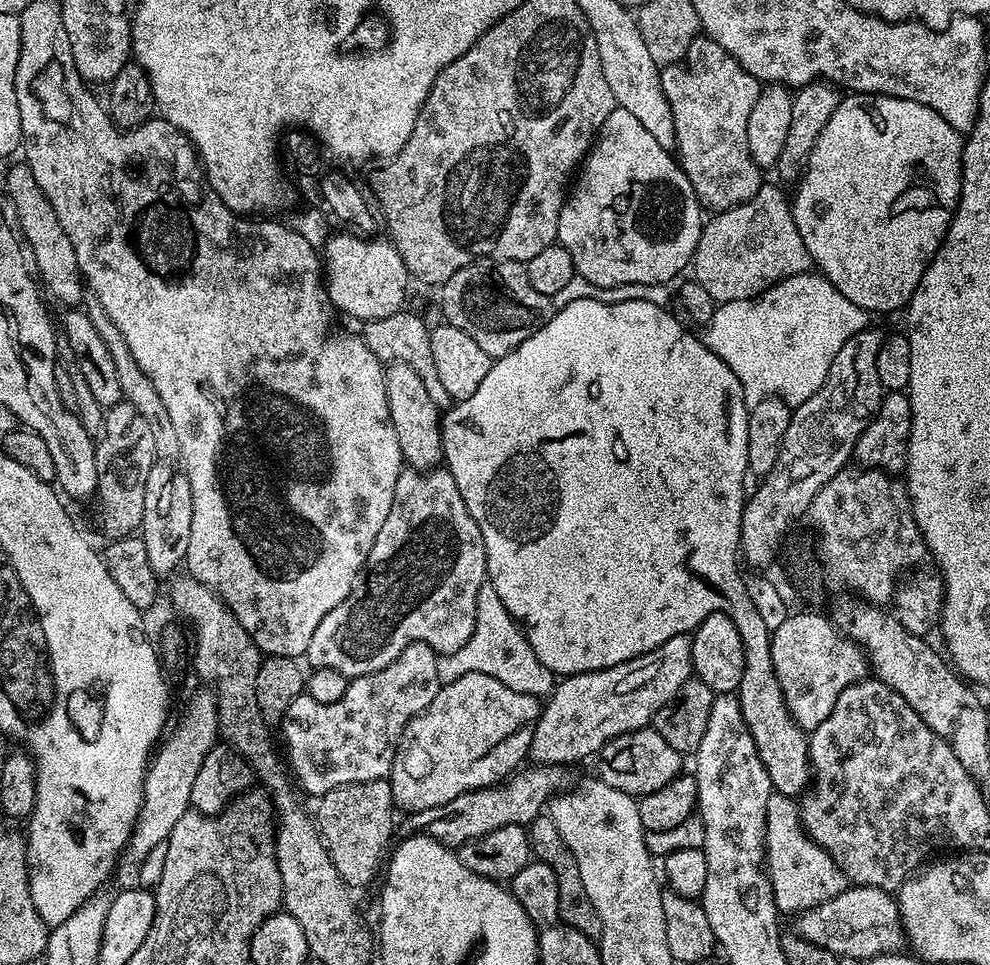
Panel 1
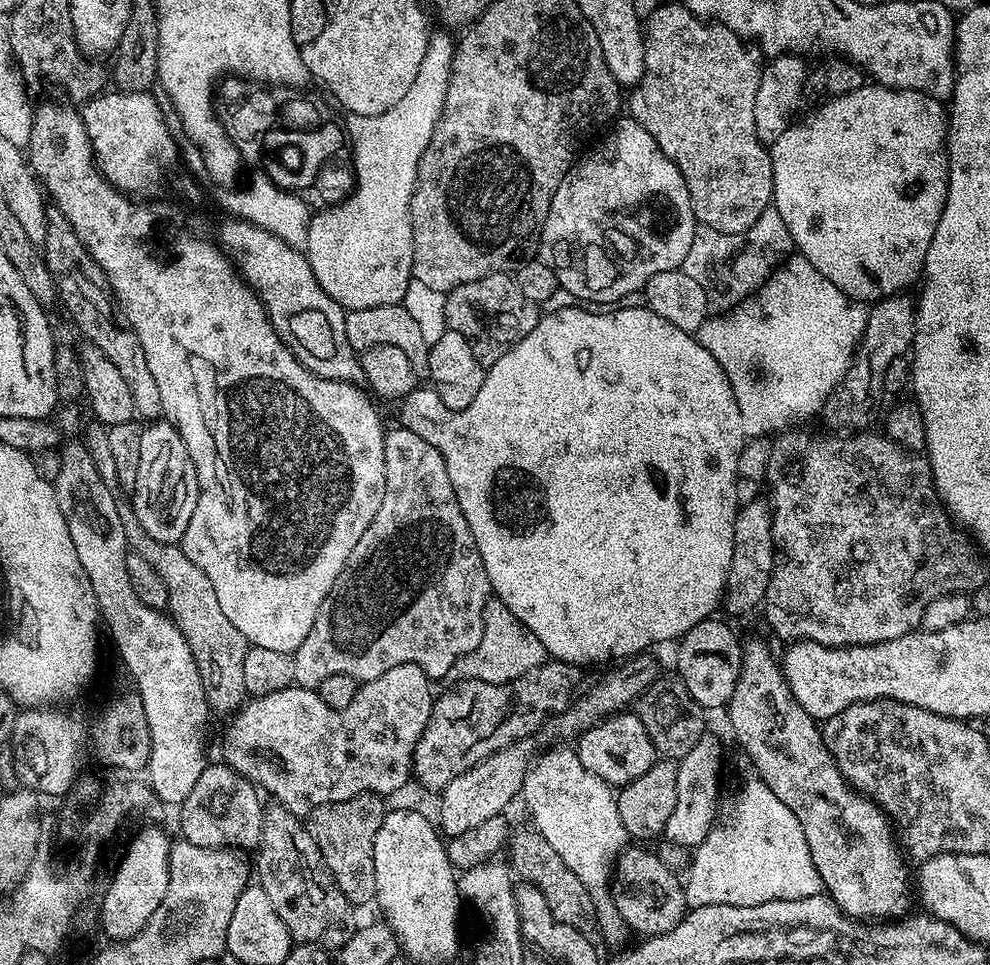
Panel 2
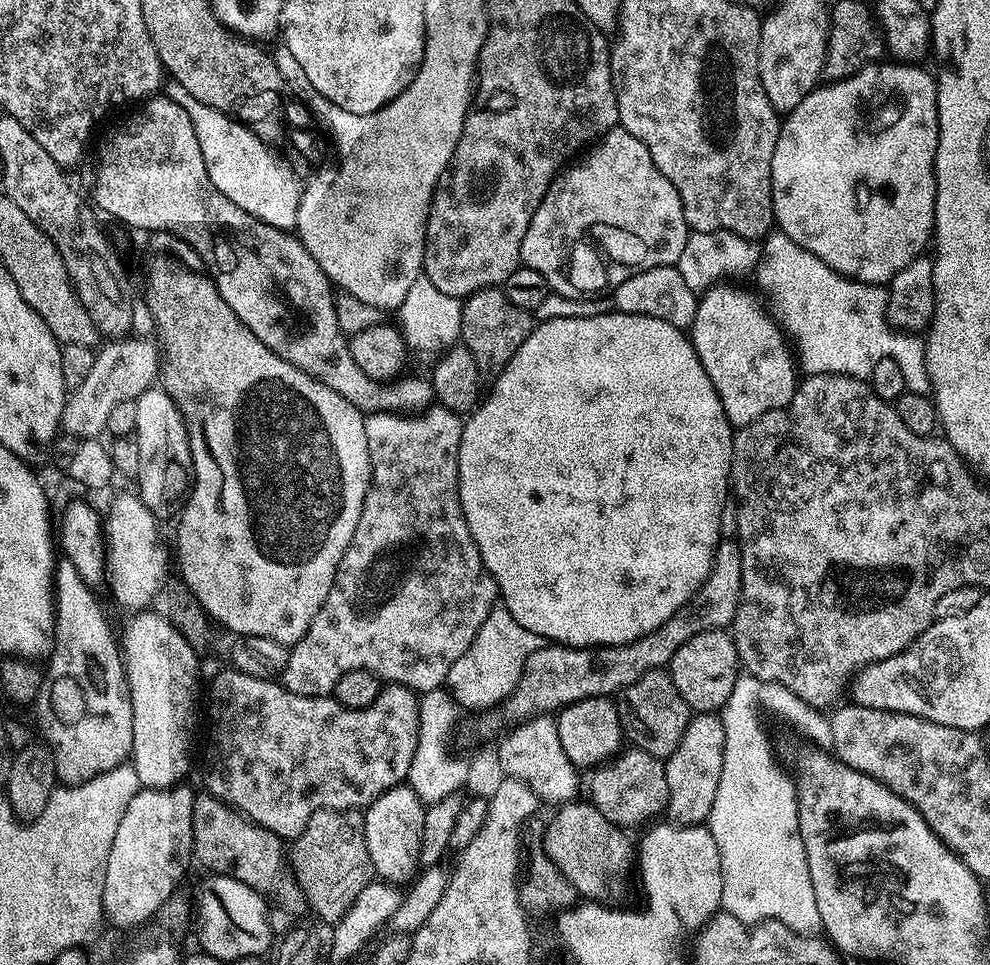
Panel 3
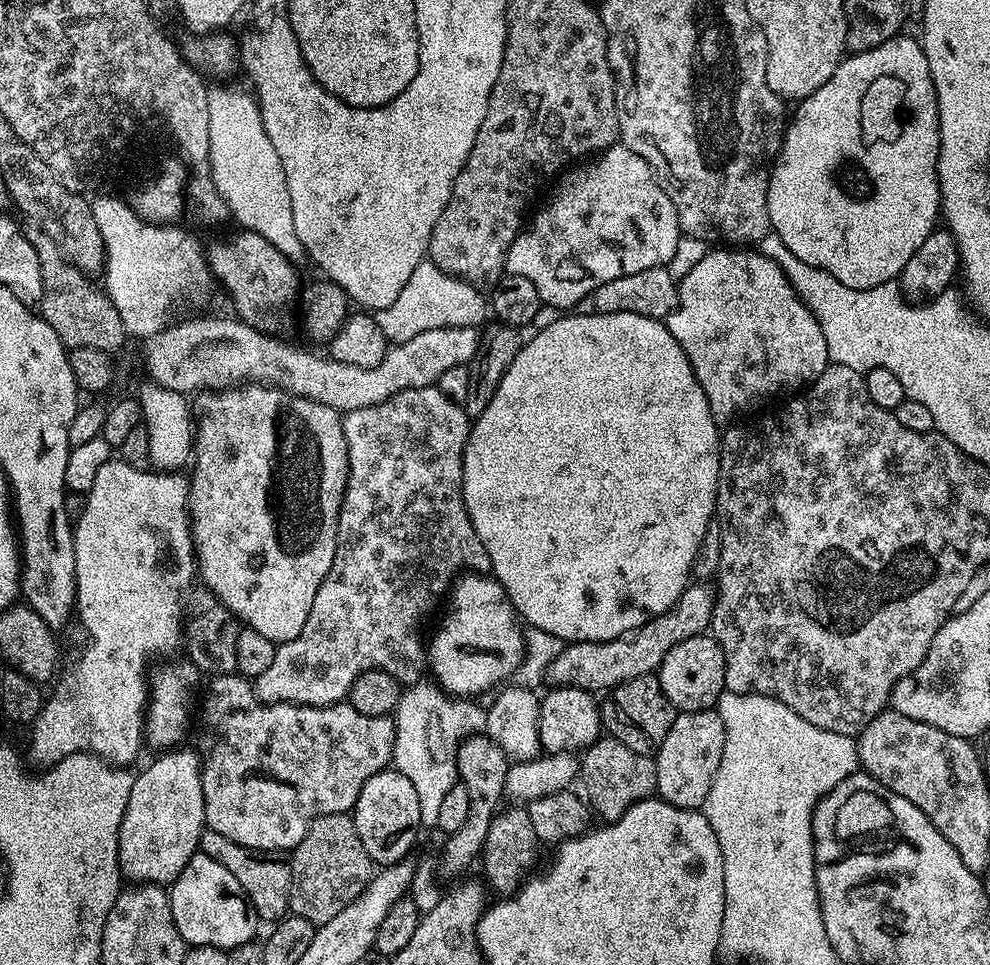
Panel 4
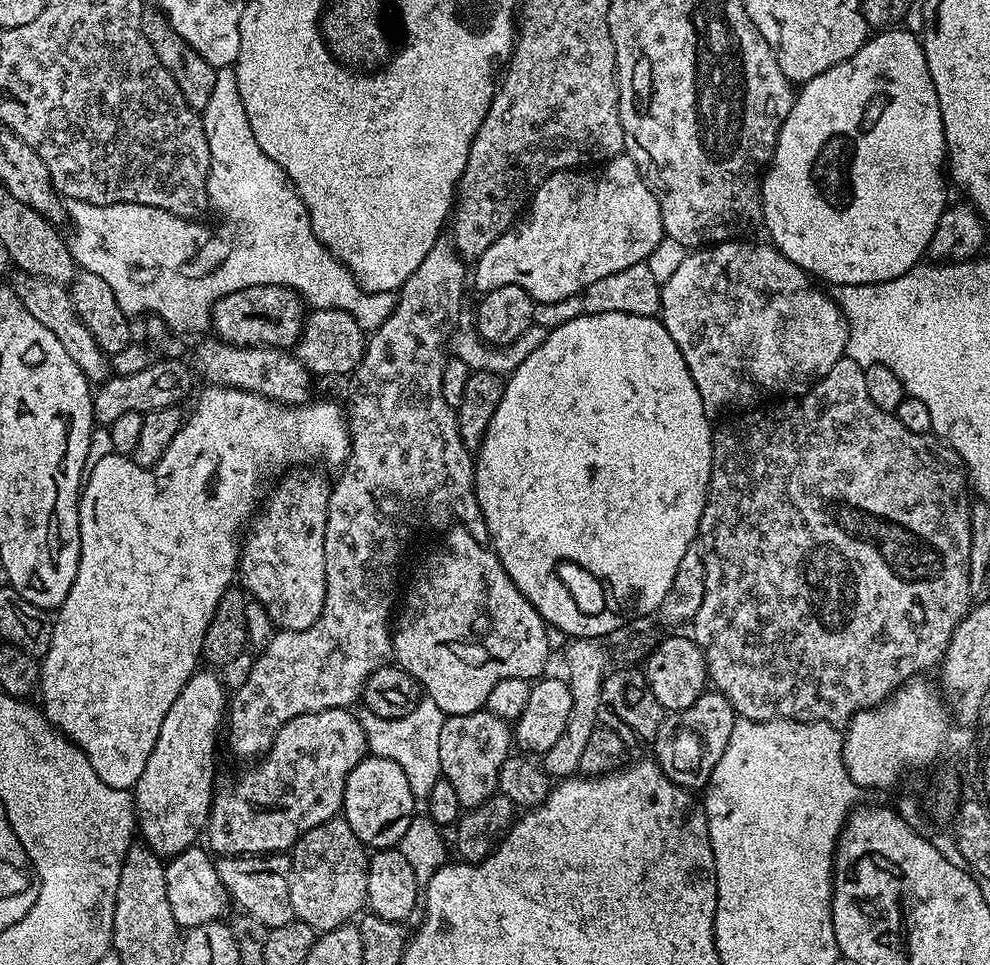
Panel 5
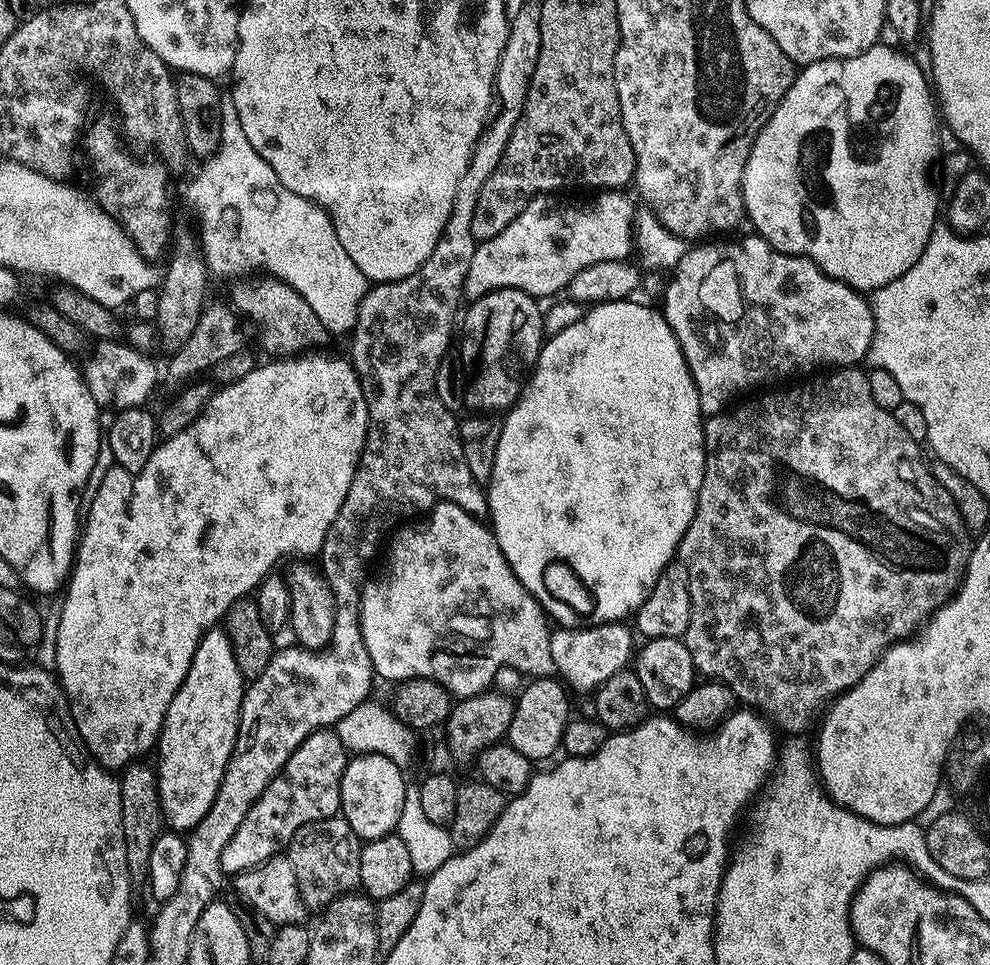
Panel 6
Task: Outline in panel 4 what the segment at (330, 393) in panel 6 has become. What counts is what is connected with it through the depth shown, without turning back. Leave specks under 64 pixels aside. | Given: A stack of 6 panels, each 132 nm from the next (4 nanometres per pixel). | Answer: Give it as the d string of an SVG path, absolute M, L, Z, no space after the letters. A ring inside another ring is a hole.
M113 458L109 464L104 464L96 472L96 477L92 480L92 489L88 492L88 501L84 504L84 513L80 516L80 521L74 524L74 539L76 541L76 606L75 615L80 616L80 624L84 627L84 636L88 641L84 644L84 649L80 652L80 657L76 660L76 665L55 681L56 689L45 699L44 706L40 710L40 717L32 721L30 731L32 731L32 745L28 748L28 756L37 764L37 769L47 770L53 768L58 762L62 762L75 752L88 752L100 748L99 755L105 761L116 766L131 765L131 760L140 752L140 747L145 747L144 738L144 713L148 706L150 695L150 684L146 679L148 668L148 655L151 652L172 652L182 644L182 605L186 593L193 587L198 576L196 566L196 548L192 544L192 522L188 515L188 486L190 483L187 475L177 474L172 470L145 470L135 468L124 463L119 458Z

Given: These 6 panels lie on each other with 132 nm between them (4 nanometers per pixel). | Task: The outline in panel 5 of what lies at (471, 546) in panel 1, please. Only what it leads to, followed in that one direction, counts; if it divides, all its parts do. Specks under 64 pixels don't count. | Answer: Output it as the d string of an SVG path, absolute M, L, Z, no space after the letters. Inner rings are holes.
M441 234L439 238L434 242L434 246L430 250L430 254L426 254L426 258L422 262L422 266L418 266L418 270L414 270L414 274L410 274L410 278L406 283L398 290L396 297L396 305L394 310L390 314L390 318L386 318L386 322L382 322L382 326L375 328L371 334L367 337L366 347L364 349L364 357L362 362L356 367L354 373L354 379L356 381L352 384L352 401L346 404L346 419L348 422L348 437L350 438L350 450L348 451L348 461L339 469L340 477L337 478L336 484L331 485L328 493L328 513L326 514L326 538L324 539L324 561L326 562L326 598L324 599L324 605L322 606L322 614L318 618L318 622L314 622L314 626L310 626L306 630L298 630L297 632L285 632L283 630L277 631L275 638L270 642L270 646L266 646L260 653L258 658L253 659L252 669L250 674L246 678L246 682L242 682L240 688L235 689L234 695L230 700L230 707L226 713L226 740L228 736L228 744L232 747L232 752L240 760L252 760L263 757L269 750L272 749L272 743L274 738L278 734L278 730L282 730L282 726L286 726L286 722L290 722L294 718L298 718L302 714L310 714L311 712L321 712L322 710L330 710L331 708L346 708L351 709L352 703L361 699L364 691L364 684L370 678L370 674L374 674L374 670L385 667L393 659L392 654L392 634L393 629L390 627L390 620L388 624L388 615L392 612L392 599L396 596L396 567L400 564L400 555L404 552L404 543L411 538L415 532L437 532L437 534L443 533L445 530L459 526L468 531L477 542L488 544L488 527L486 526L486 518L482 518L482 506L478 506L478 498L476 497L476 470L474 467L473 453L469 452L466 445L462 442L460 437L460 427L456 421L456 409L451 408L446 402L446 398L442 398L442 370L444 369L444 361L446 359L446 349L449 347L450 341L457 331L458 325L456 323L460 320L460 311L464 308L464 267L466 267L465 261L462 259L459 252L452 245L452 237L448 234Z

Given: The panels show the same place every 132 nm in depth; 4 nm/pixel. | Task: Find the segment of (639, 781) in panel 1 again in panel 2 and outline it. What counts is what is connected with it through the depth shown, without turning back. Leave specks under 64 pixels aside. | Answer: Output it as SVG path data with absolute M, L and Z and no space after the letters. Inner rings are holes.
M632 710L618 712L580 733L575 749L582 766L586 766L590 774L598 774L598 778L613 786L623 786L642 778L658 759L654 742L650 734L646 734L646 726L642 726Z

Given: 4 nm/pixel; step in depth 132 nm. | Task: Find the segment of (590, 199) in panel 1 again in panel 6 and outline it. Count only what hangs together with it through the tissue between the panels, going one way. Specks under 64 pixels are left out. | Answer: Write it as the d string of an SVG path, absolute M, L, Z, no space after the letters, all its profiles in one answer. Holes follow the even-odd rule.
M604 190L593 195L596 196L593 200L559 200L556 194L532 197L522 214L518 214L502 234L494 234L494 238L477 243L474 258L470 258L470 270L466 270L464 296L473 301L499 288L517 288L535 297L560 294L578 270L586 270L586 266L598 262L628 260L634 252L634 221L638 208L632 205L626 193L624 190Z

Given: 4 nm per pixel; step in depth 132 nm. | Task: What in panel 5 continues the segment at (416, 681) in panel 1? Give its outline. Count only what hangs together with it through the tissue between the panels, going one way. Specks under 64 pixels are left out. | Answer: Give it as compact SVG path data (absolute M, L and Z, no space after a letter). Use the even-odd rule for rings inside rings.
M331 708L302 714L286 722L286 726L278 730L272 749L255 765L257 768L246 773L229 790L228 796L220 791L213 795L212 812L208 816L206 829L209 844L207 847L217 857L287 853L302 834L306 834L322 822L333 819L343 809L344 783L348 780L350 770L354 770L354 766L358 766L358 762L367 755L367 738L360 726L359 715L355 711Z

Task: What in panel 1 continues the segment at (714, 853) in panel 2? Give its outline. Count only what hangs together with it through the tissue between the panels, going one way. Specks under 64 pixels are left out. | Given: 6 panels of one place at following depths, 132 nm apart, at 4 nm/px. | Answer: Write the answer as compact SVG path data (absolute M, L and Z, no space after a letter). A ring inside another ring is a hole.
M774 794L768 800L766 818L766 871L772 884L772 897L781 913L801 914L834 898L846 888L840 867L824 848L819 848L804 831L799 819L794 818L794 800L791 796Z

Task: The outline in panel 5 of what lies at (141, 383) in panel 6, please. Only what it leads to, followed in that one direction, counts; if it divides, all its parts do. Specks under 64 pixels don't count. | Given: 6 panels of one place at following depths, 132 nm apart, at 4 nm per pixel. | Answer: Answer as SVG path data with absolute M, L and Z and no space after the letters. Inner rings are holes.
M17 271L15 276L16 280L11 281L11 286L18 294L22 306L26 306L26 310L30 310L30 314L34 314L34 318L38 318L38 322L42 322L42 326L46 326L46 330L50 330L50 334L54 334L54 338L58 338L58 342L62 342L66 354L70 354L74 366L78 366L78 370L82 370L89 385L103 384L110 375L109 353L103 352L98 346L98 342L94 342L94 334L90 334L86 322L82 322L82 318L76 313L71 291L65 285L53 284L49 280L29 276L22 271Z

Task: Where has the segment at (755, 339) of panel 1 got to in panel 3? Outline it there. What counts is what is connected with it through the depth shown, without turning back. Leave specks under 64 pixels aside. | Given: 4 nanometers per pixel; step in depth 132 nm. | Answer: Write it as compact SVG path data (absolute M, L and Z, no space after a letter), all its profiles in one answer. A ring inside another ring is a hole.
M779 230L769 232L759 247L760 260L754 269L754 277L756 276L757 282L760 283L759 291L766 297L767 307L776 323L790 337L799 367L805 373L813 376L842 374L866 378L874 370L875 364L882 362L882 358L894 358L906 378L909 392L929 391L924 357L925 341L919 335L905 334L893 328L888 320L888 289L885 285L863 284L830 270L830 266L826 266L822 258L814 258L810 250L802 250L802 246L794 242L794 238Z

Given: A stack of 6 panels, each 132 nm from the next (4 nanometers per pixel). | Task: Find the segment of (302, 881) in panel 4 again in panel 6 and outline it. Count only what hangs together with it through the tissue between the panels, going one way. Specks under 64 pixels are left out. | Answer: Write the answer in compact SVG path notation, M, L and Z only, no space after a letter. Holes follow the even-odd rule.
M340 814L298 829L288 843L286 855L290 866L294 866L294 878L298 878L298 890L308 909L327 909L338 897L355 893L360 888L361 847L360 837L350 830Z

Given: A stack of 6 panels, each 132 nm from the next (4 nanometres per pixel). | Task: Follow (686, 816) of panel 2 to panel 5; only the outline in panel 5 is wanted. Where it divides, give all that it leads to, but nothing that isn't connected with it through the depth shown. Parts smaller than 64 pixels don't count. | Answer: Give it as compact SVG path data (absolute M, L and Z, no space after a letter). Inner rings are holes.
M705 690L686 710L665 715L654 741L656 764L664 771L664 776L670 778L670 782L674 782L680 788L689 790L707 788L710 774L714 770L714 766L718 766L718 758L722 758L722 750L726 750L726 742L730 742L730 730L734 730L737 719L736 712L722 693L715 690Z

